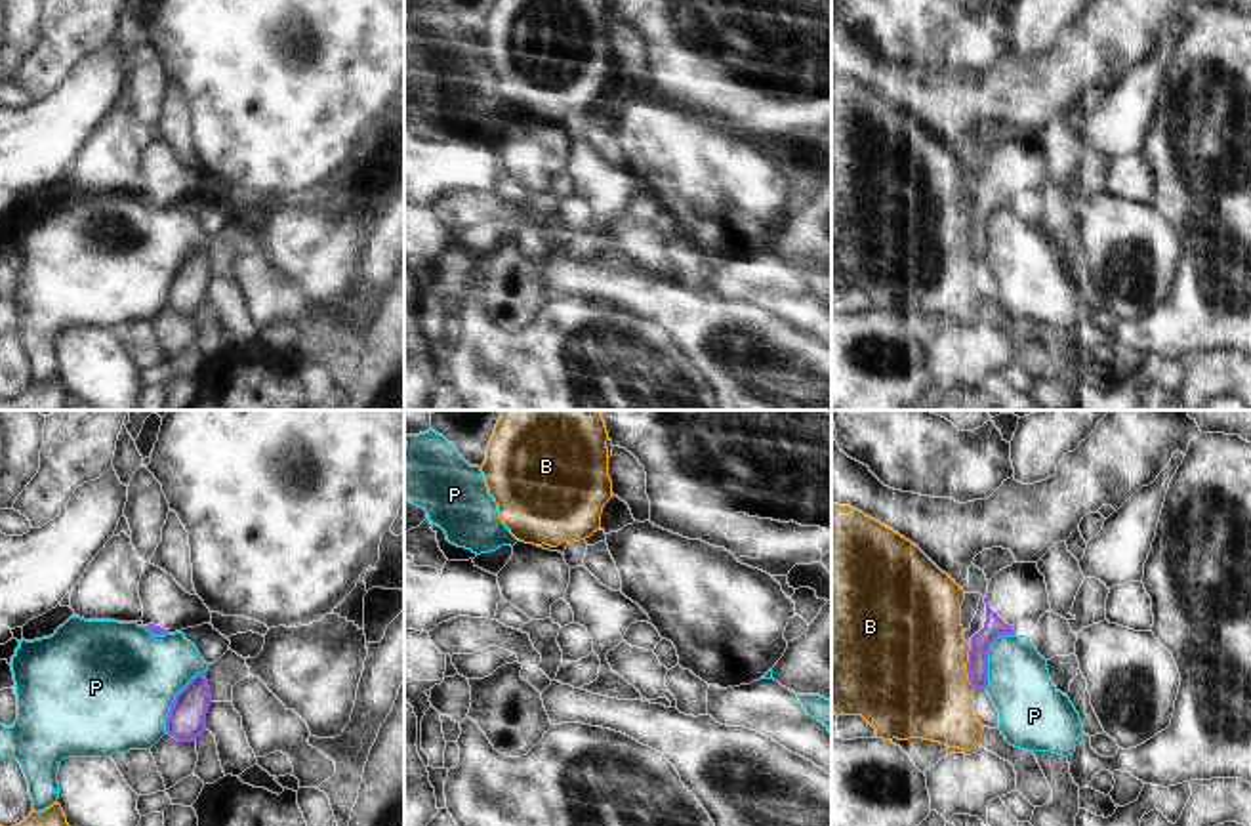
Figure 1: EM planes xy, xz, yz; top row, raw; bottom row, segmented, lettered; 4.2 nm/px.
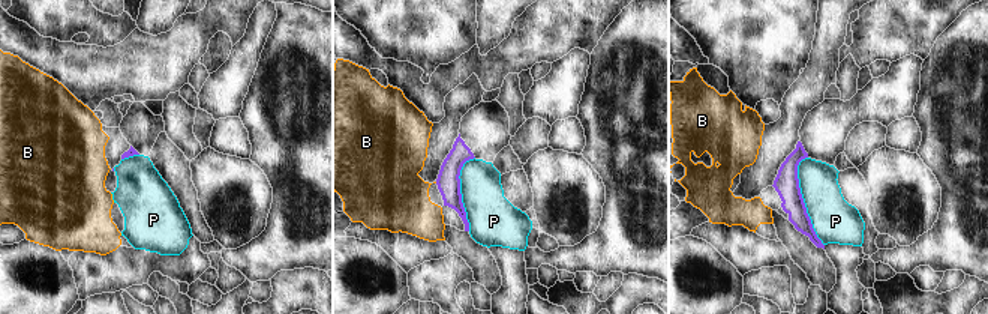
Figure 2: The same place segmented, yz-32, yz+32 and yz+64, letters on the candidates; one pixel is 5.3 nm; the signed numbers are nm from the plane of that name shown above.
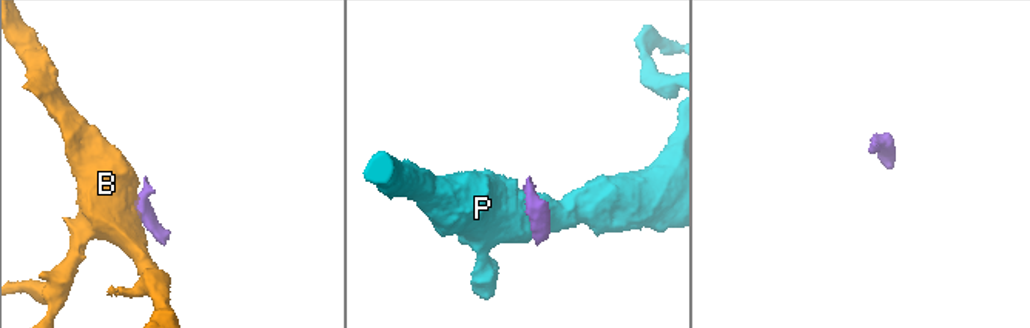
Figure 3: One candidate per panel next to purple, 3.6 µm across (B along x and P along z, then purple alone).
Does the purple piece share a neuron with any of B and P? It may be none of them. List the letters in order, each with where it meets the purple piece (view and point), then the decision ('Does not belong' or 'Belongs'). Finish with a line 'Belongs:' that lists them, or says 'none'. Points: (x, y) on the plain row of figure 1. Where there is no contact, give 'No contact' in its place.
B: Touches purple at yz (967, 241). Does not belong
P: Touches purple at yz (986, 227). Does not belong
Belongs: none.

